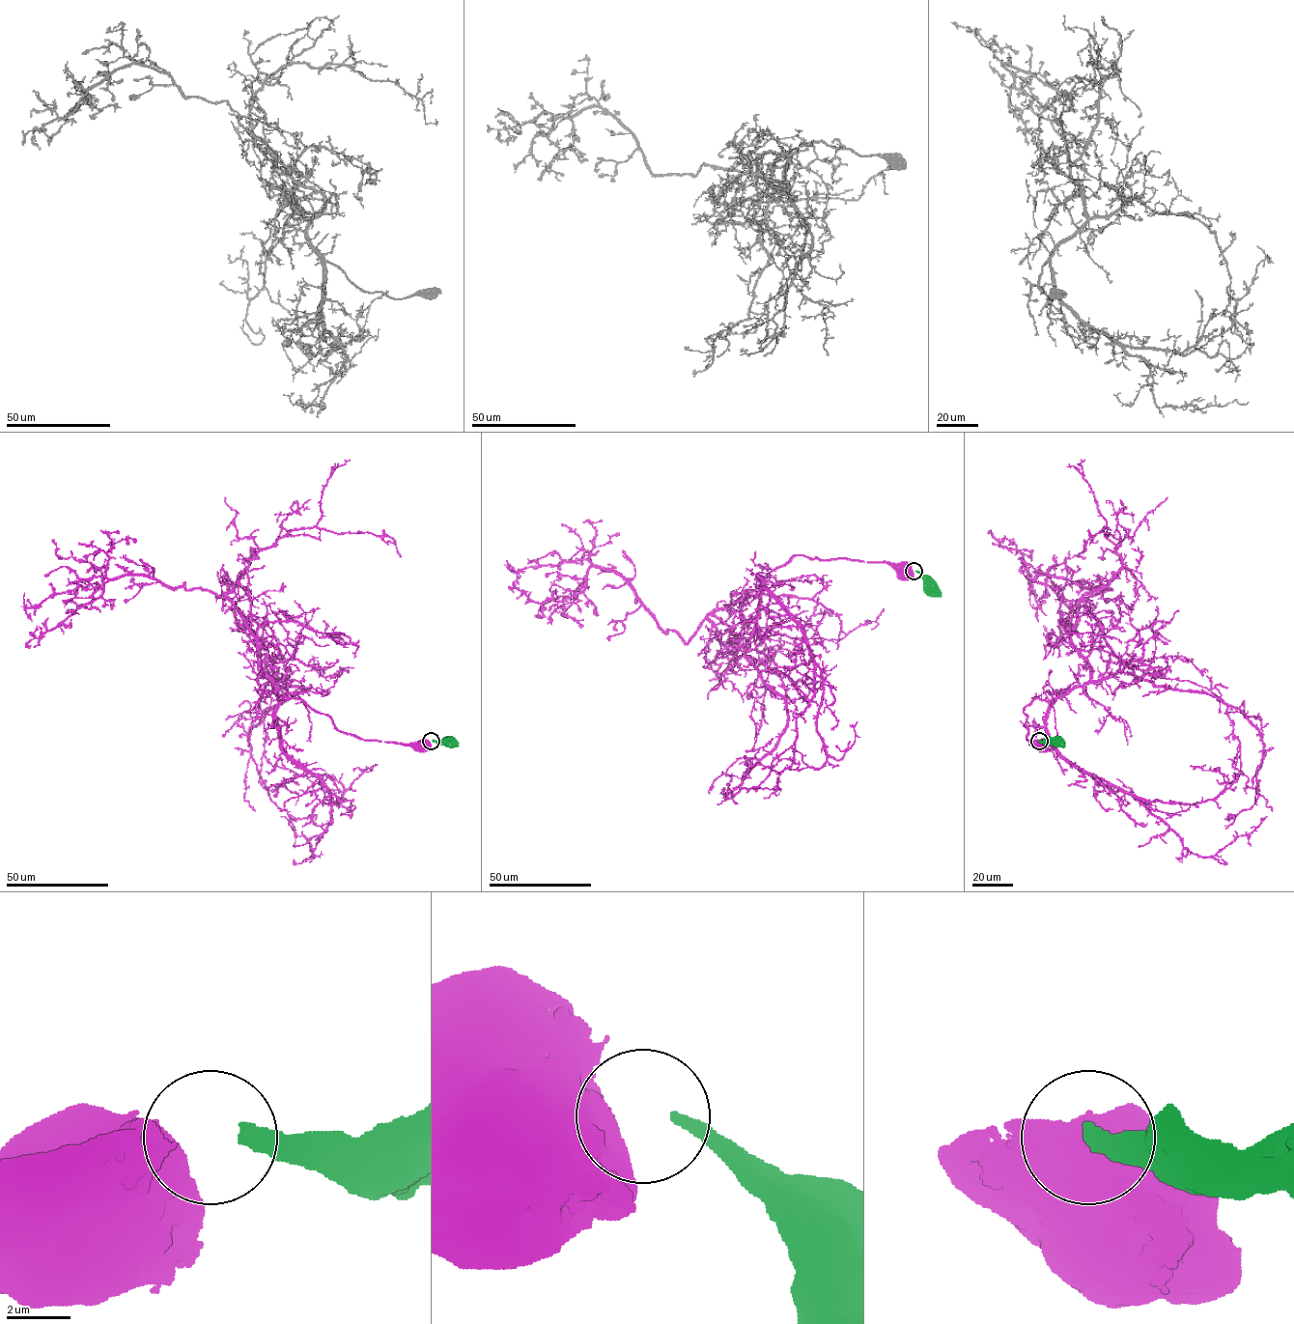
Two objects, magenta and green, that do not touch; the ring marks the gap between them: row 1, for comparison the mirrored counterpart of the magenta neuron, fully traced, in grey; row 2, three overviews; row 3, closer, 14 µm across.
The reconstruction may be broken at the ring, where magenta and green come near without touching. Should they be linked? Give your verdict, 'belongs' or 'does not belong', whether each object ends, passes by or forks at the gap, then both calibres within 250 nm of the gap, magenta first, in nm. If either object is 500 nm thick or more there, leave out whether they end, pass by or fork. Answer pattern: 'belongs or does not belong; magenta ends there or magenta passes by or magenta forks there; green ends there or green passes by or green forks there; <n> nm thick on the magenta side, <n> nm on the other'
does not belong; 850 nm thick on the magenta side, 400 nm on the other

